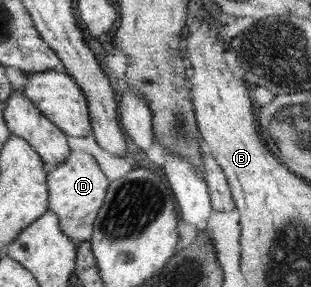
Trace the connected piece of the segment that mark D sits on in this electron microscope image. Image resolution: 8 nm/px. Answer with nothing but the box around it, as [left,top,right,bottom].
[48,150,109,246]

